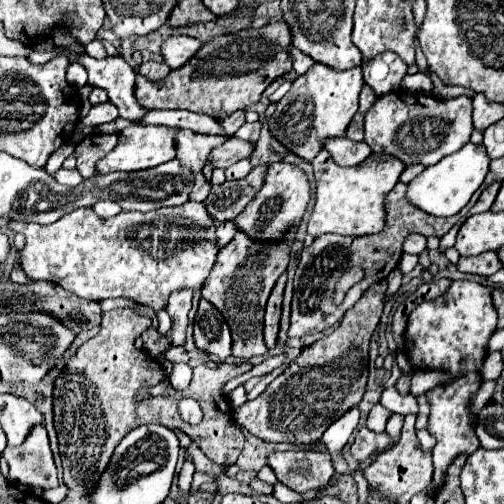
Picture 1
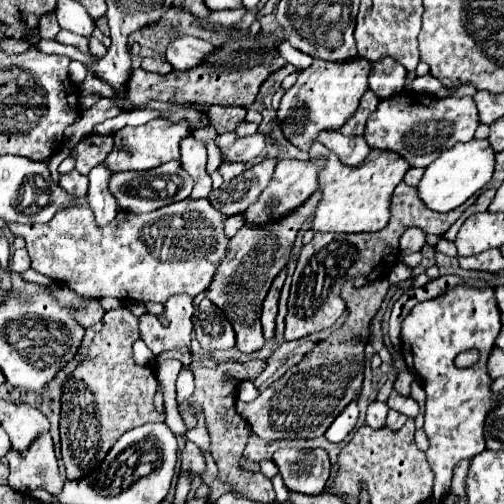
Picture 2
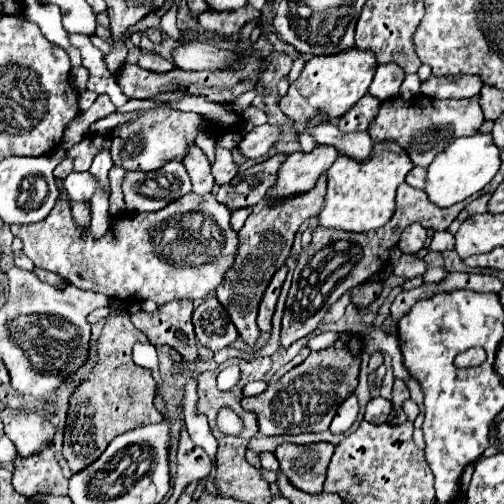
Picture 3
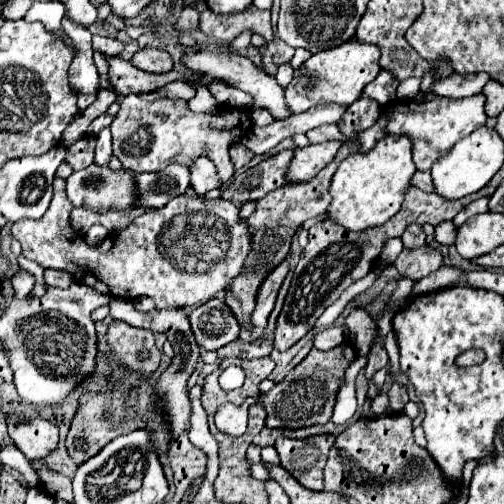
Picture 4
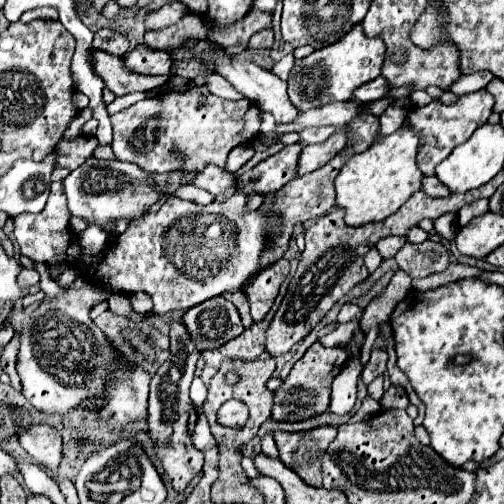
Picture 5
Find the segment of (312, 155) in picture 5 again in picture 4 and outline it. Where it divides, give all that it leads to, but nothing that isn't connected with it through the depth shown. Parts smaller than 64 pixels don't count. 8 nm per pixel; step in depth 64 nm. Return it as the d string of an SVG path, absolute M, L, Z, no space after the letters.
M336 140L312 144L308 148L298 148L286 172L286 184L300 184L312 180L312 176L316 176L324 166L334 160L338 150L340 144L336 144Z

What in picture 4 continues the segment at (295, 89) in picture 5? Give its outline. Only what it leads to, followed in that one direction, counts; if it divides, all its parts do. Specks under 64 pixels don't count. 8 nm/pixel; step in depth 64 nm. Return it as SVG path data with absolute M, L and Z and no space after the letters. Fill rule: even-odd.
M356 38L348 44L342 44L340 48L328 50L328 52L316 52L312 54L302 68L294 72L292 84L286 88L286 106L290 108L292 114L302 114L308 108L320 104L320 102L334 102L340 106L350 106L362 96L362 90L366 84L370 84L378 72L380 52L374 48L374 44L360 44ZM298 96L306 98L306 104L298 104Z

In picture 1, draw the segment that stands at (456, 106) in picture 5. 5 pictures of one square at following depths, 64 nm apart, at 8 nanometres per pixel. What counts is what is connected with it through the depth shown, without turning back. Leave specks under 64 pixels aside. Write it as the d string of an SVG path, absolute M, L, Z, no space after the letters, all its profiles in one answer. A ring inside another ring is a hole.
M406 90L378 96L374 106L366 112L364 134L372 152L390 154L404 164L436 164L440 158L462 148L472 134L472 100L466 96L454 100L440 100L432 94L410 94ZM428 118L428 122L424 122ZM406 124L406 136L404 136Z

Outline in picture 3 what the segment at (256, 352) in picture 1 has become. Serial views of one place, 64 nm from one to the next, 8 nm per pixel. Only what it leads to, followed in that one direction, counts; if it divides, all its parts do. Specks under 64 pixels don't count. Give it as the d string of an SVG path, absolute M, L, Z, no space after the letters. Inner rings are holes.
M322 176L316 182L316 186L312 188L312 192L306 192L306 196L296 196L292 200L284 200L284 204L274 204L274 206L268 206L266 202L256 204L252 214L248 216L246 224L238 232L236 258L234 258L232 268L228 268L222 284L216 288L216 300L228 310L230 320L234 322L240 338L248 346L252 346L260 338L260 330L270 334L274 306L276 306L282 282L286 278L286 268L282 268L282 266L290 254L294 234L306 218L316 216L316 212L320 212L320 204L324 204L324 178ZM274 272L276 272L276 276L274 276ZM262 294L264 294L264 298L262 298ZM258 304L260 304L260 310L258 310ZM256 316L258 316L258 324L256 324Z

